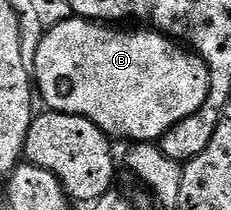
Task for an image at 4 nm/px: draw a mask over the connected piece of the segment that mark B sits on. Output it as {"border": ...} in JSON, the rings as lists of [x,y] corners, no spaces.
{"border":[[[84,19],[58,21],[56,25],[48,30],[47,35],[39,43],[35,69],[32,76],[35,78],[35,89],[39,94],[40,100],[42,97],[49,104],[46,106],[52,112],[70,113],[76,117],[85,117],[91,123],[99,126],[110,139],[122,137],[125,143],[160,142],[161,136],[171,127],[175,127],[175,123],[179,123],[183,119],[195,115],[199,111],[199,107],[203,107],[203,103],[209,94],[209,68],[205,66],[204,59],[190,51],[184,44],[178,43],[172,37],[166,37],[165,34],[158,33],[148,27],[114,27],[109,23],[98,23]]]}

